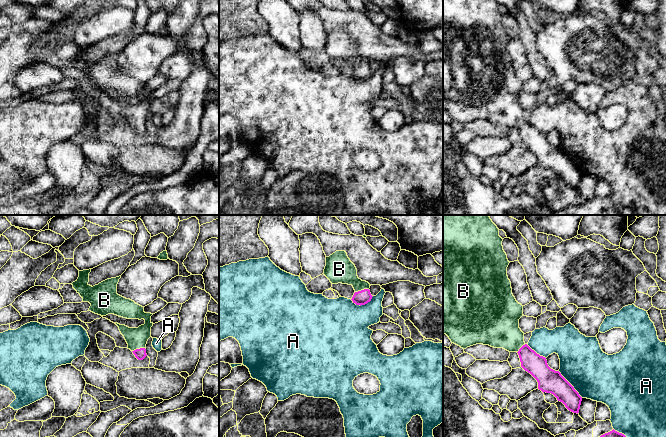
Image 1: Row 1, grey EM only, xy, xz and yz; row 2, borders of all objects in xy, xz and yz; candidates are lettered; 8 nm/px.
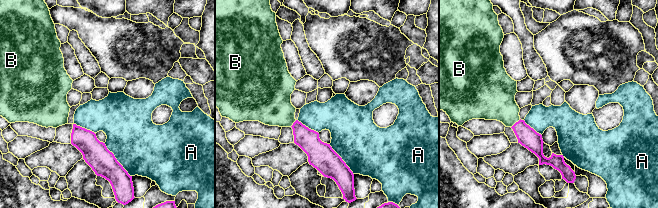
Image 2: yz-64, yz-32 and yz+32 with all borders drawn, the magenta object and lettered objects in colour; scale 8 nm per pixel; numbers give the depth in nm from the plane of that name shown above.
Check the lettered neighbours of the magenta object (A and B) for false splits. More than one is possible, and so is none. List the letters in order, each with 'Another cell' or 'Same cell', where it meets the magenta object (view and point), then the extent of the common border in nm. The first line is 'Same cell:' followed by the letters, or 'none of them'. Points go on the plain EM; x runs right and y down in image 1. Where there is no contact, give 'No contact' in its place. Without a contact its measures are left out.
Same cell: B
A: Another cell. Touches magenta at yz (570, 160). Shared border 300 nm
B: Same cell. Touches magenta at xz (361, 66). Shared border 120 nm

